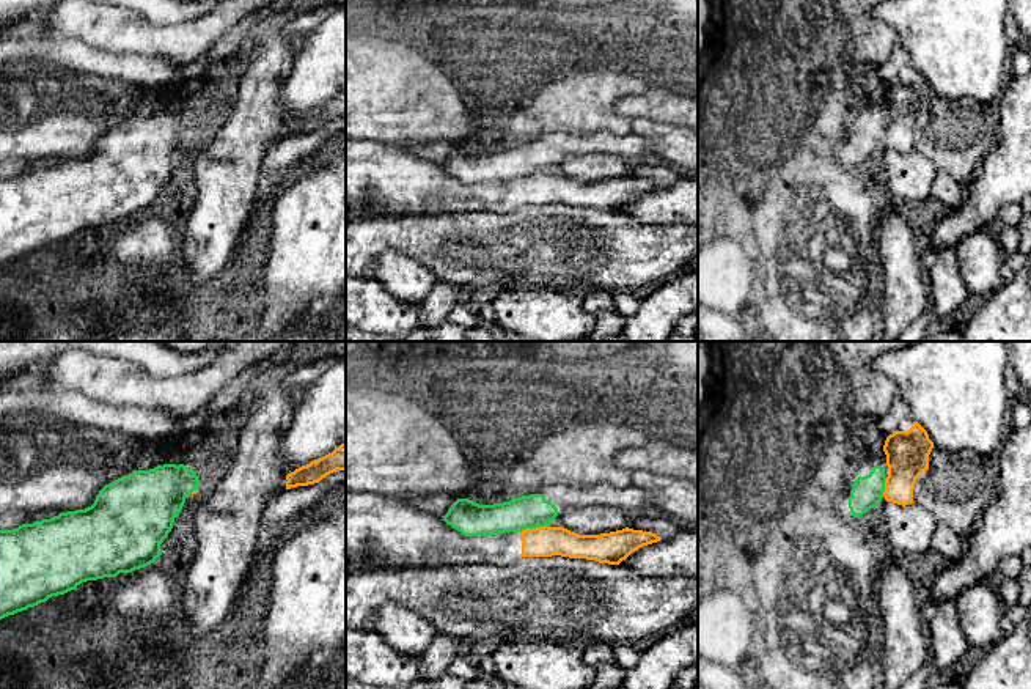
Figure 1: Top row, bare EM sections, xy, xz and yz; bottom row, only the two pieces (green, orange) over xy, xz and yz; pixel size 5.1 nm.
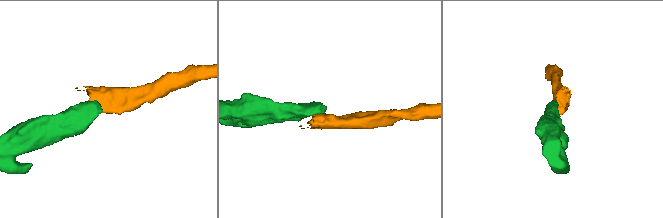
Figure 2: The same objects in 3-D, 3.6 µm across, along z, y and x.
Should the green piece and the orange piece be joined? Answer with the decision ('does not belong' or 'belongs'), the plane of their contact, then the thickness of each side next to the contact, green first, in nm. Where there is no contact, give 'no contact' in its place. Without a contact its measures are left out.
does not belong; meets green in xz; 180 nm thick on the green side, 160 nm on the other

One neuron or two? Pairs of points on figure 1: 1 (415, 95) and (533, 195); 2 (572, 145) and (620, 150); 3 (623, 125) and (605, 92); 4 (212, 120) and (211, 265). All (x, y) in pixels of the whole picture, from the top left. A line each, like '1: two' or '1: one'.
1: two
2: one
3: one
4: two

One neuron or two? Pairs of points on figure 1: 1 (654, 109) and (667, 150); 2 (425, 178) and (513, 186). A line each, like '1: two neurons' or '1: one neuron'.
1: two neurons
2: one neuron

